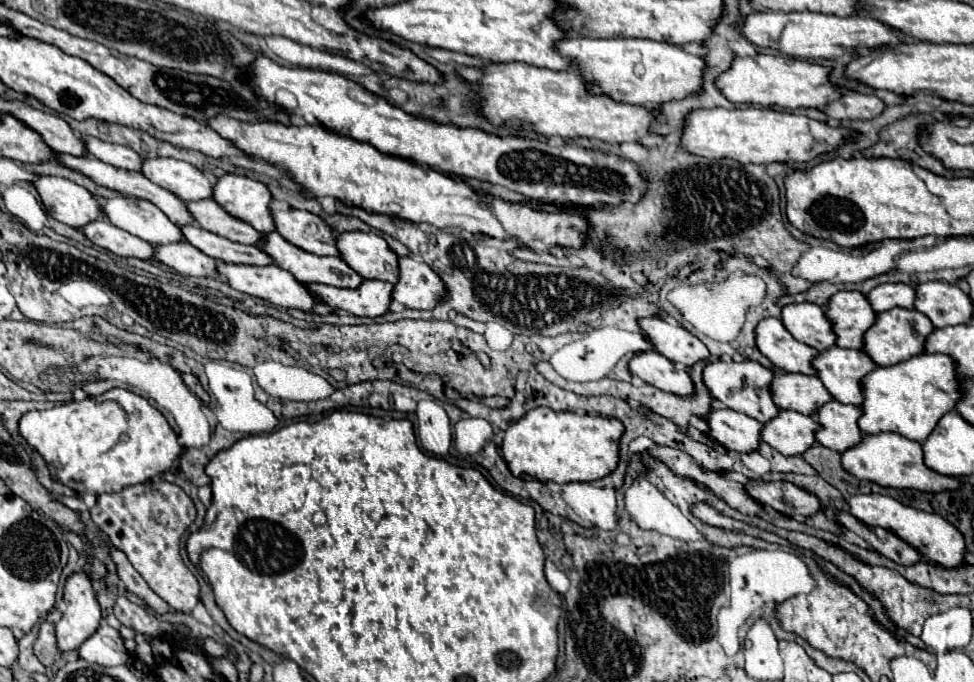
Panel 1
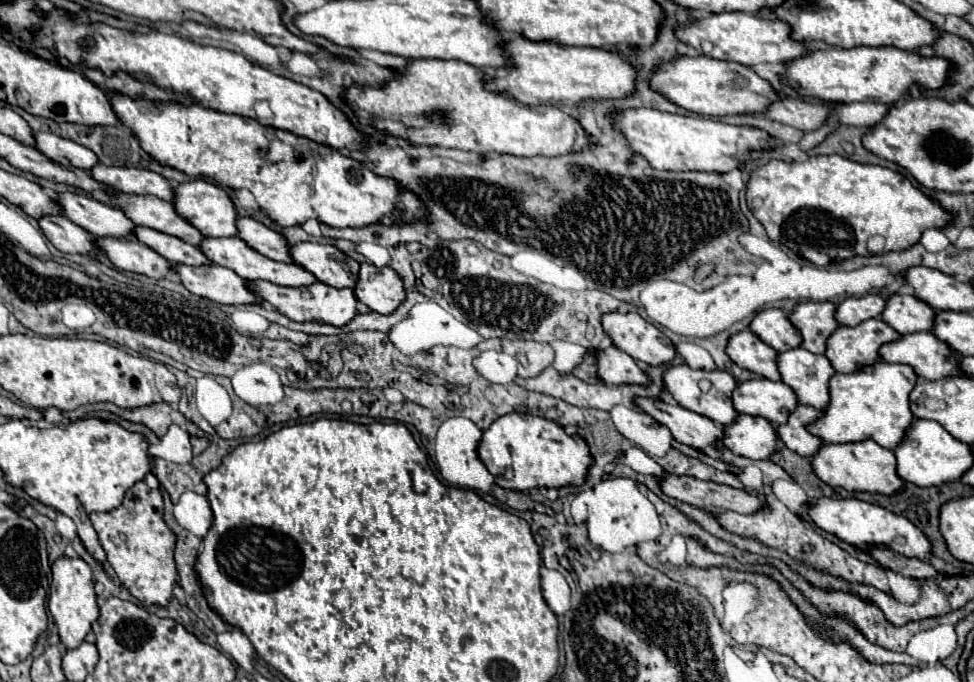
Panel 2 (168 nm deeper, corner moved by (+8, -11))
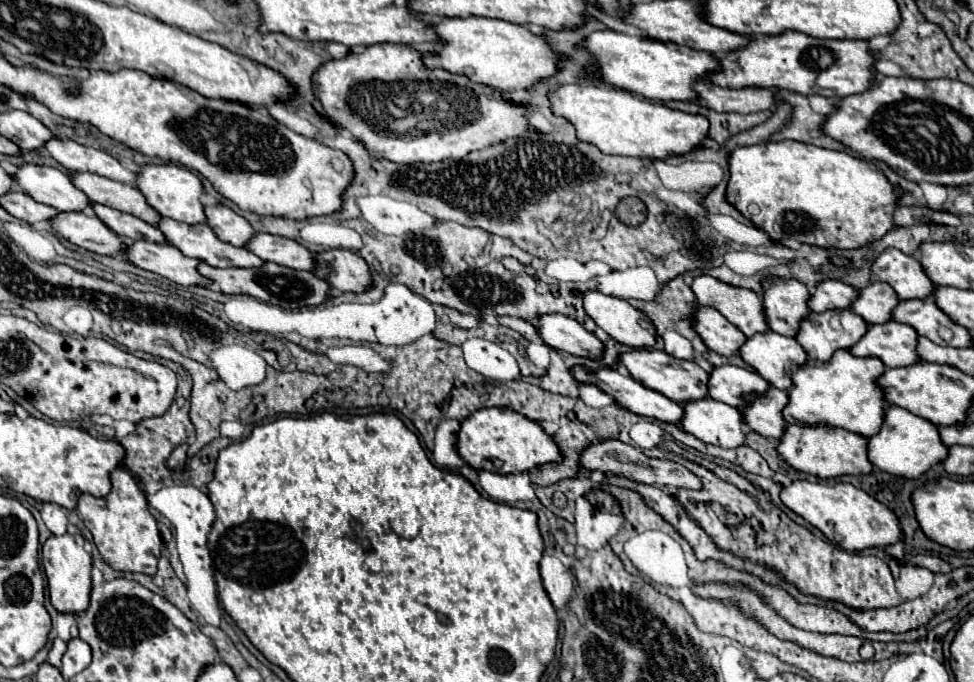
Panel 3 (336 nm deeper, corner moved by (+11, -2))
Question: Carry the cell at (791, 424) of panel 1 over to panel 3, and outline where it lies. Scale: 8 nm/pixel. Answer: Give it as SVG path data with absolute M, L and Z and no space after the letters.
M704 397L692 403L682 403L682 409L684 415L680 419L680 429L700 441L726 449L744 443L744 421L736 407Z

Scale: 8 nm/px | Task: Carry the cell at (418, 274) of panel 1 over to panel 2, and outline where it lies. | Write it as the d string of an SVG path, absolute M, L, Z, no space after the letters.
M369 262L361 264L355 296L379 314L391 314L405 302L403 278L389 266L377 268Z

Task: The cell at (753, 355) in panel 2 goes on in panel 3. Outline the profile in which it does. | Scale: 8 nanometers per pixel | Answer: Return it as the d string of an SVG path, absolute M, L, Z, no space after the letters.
M696 305L696 311L692 313L692 327L696 327L696 333L710 351L726 357L734 355L746 339L742 331L732 327L728 319L710 307Z

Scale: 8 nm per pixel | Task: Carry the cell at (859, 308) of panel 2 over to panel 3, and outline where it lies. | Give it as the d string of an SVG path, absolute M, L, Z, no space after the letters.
M826 279L814 287L814 293L808 297L808 307L814 313L822 313L826 309L848 309L854 297L856 297L854 287L842 281Z

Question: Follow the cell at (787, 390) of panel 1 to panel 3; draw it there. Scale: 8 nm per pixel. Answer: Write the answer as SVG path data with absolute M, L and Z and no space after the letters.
M736 365L714 367L708 377L708 397L732 407L742 407L752 395L762 395L768 387L768 381L756 371Z

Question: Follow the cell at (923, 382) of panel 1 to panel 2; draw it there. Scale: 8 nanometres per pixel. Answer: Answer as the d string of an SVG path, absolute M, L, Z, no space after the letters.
M883 364L863 368L855 374L835 374L829 382L829 406L821 420L809 426L809 432L821 436L831 444L847 444L861 440L875 440L879 446L895 450L903 444L903 432L915 416L911 416L911 406L907 404L911 388L915 388L915 372L907 364Z

